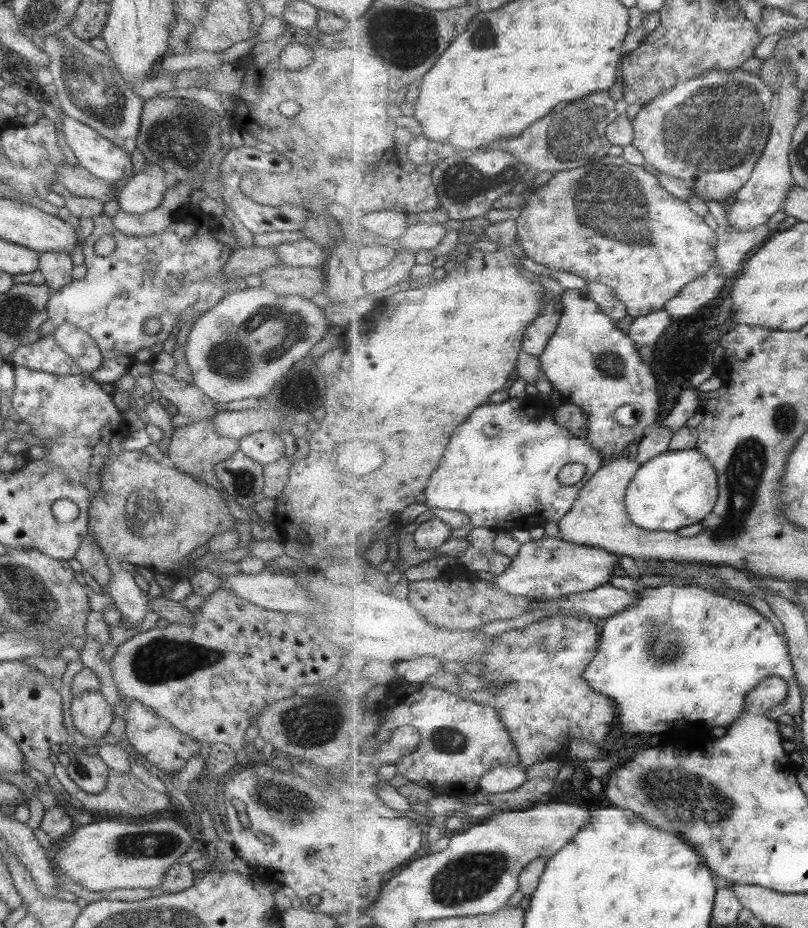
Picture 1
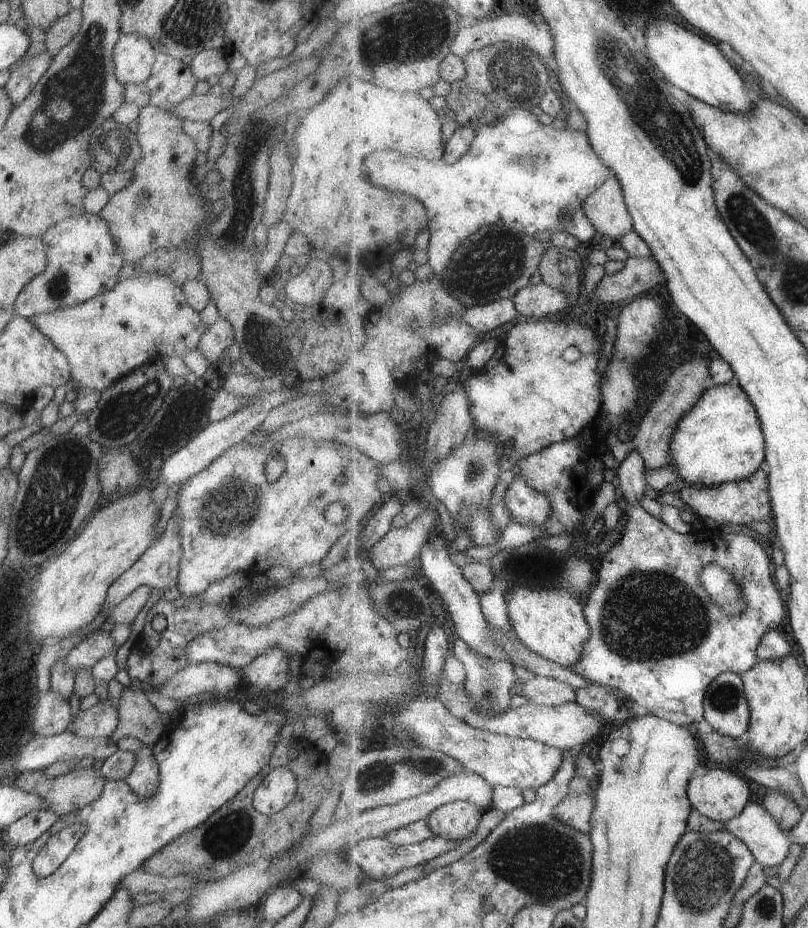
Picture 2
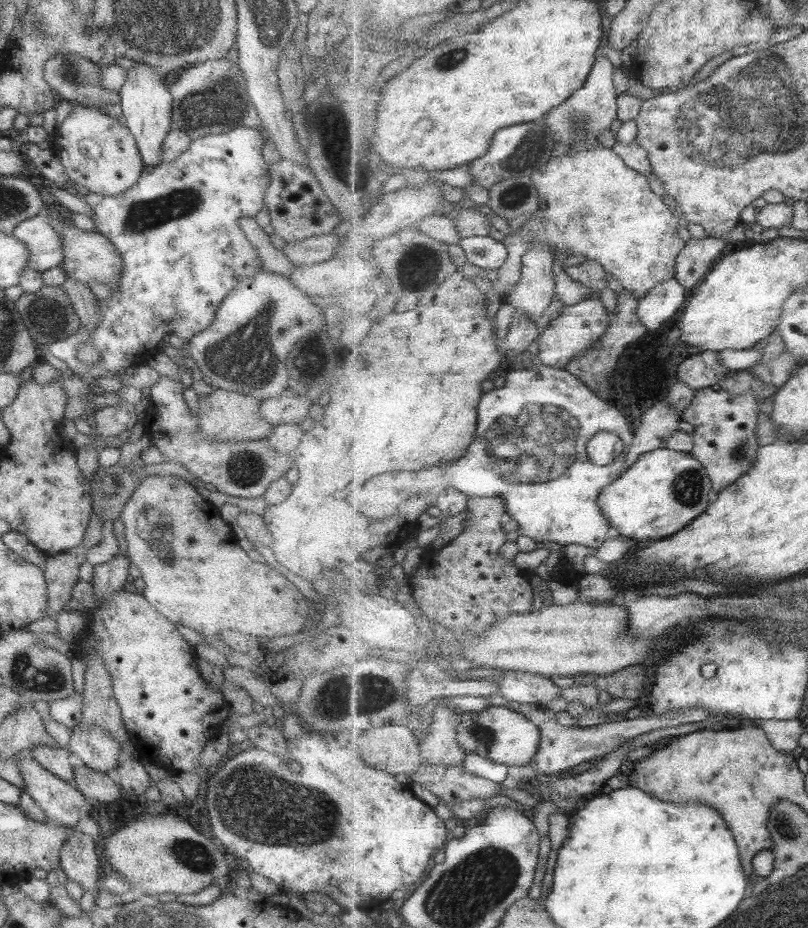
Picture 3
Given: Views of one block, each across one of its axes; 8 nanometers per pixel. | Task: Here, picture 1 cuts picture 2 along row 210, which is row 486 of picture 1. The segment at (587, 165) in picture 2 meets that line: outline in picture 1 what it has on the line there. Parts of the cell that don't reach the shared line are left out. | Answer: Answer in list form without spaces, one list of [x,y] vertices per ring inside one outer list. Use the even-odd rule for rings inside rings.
[[[533,396],[519,400],[509,398],[499,404],[477,408],[477,412],[457,428],[445,453],[445,460],[432,474],[432,482],[425,490],[425,504],[436,511],[440,508],[458,510],[468,515],[475,527],[487,527],[497,532],[515,528],[531,532],[551,521],[558,524],[573,508],[583,487],[607,462],[600,450],[588,443],[588,439],[575,436],[568,428],[556,424],[552,409],[546,411],[539,407]],[[571,462],[584,464],[586,472],[575,485],[561,485],[557,476],[561,468]]]

